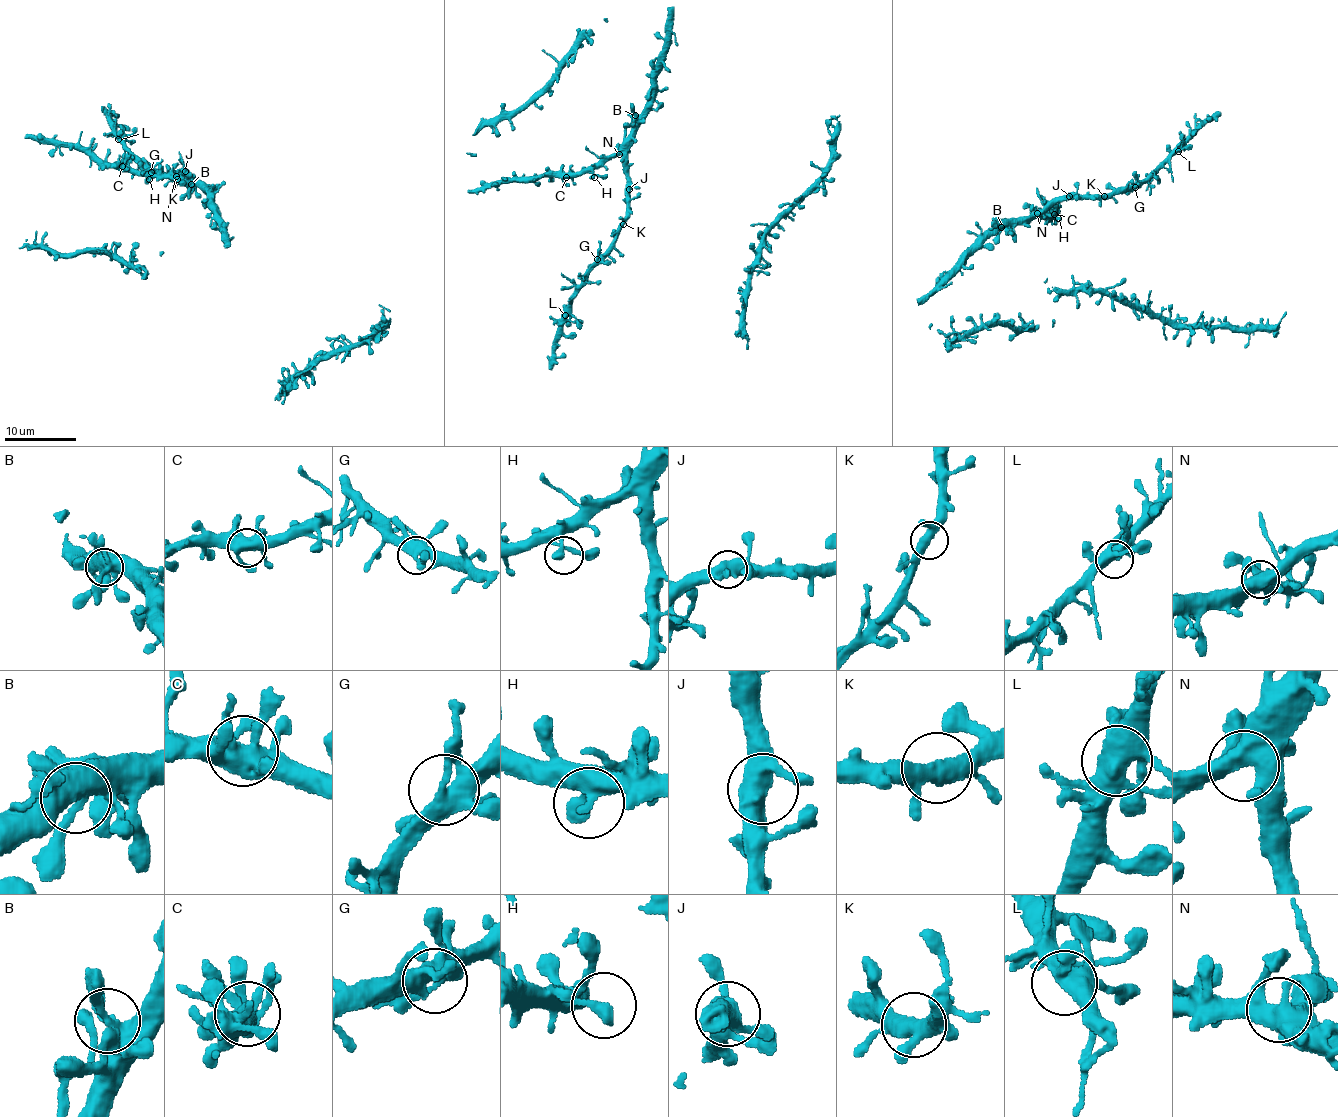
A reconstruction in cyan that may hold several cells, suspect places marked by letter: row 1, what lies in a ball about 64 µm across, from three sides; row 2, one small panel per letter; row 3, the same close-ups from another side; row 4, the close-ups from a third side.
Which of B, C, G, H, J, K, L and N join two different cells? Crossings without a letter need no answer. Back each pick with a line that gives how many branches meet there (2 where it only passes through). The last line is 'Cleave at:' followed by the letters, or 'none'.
Cleave at: none

